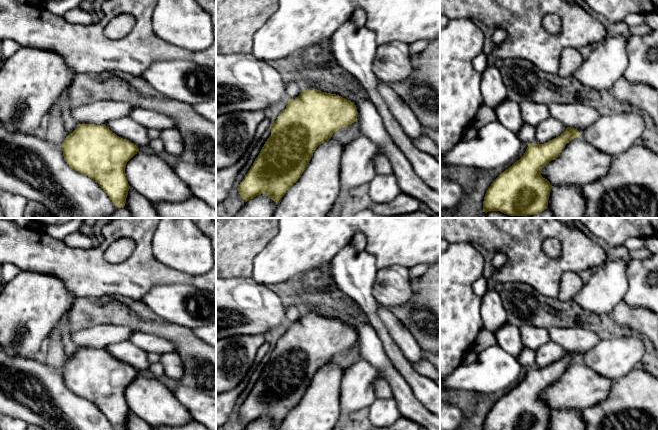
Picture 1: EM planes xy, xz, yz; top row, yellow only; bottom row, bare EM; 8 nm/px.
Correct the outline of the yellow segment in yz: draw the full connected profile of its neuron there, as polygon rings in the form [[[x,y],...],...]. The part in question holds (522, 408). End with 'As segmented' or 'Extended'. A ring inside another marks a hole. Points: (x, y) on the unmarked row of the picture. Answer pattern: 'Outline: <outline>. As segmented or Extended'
Outline: [[[567,351],[560,360],[544,368],[528,368],[524,379],[493,405],[485,418],[483,430],[548,430],[553,410],[542,401],[541,394],[560,379],[569,365],[581,358],[575,352]]]. As segmented

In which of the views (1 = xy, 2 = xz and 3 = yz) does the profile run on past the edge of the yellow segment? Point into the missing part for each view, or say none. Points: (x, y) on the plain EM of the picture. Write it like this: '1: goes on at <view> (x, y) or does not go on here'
1: does not go on here
2: does not go on here
3: does not go on here

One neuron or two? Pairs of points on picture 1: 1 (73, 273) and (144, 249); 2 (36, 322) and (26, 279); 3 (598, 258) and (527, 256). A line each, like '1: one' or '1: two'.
1: one
2: one
3: one

